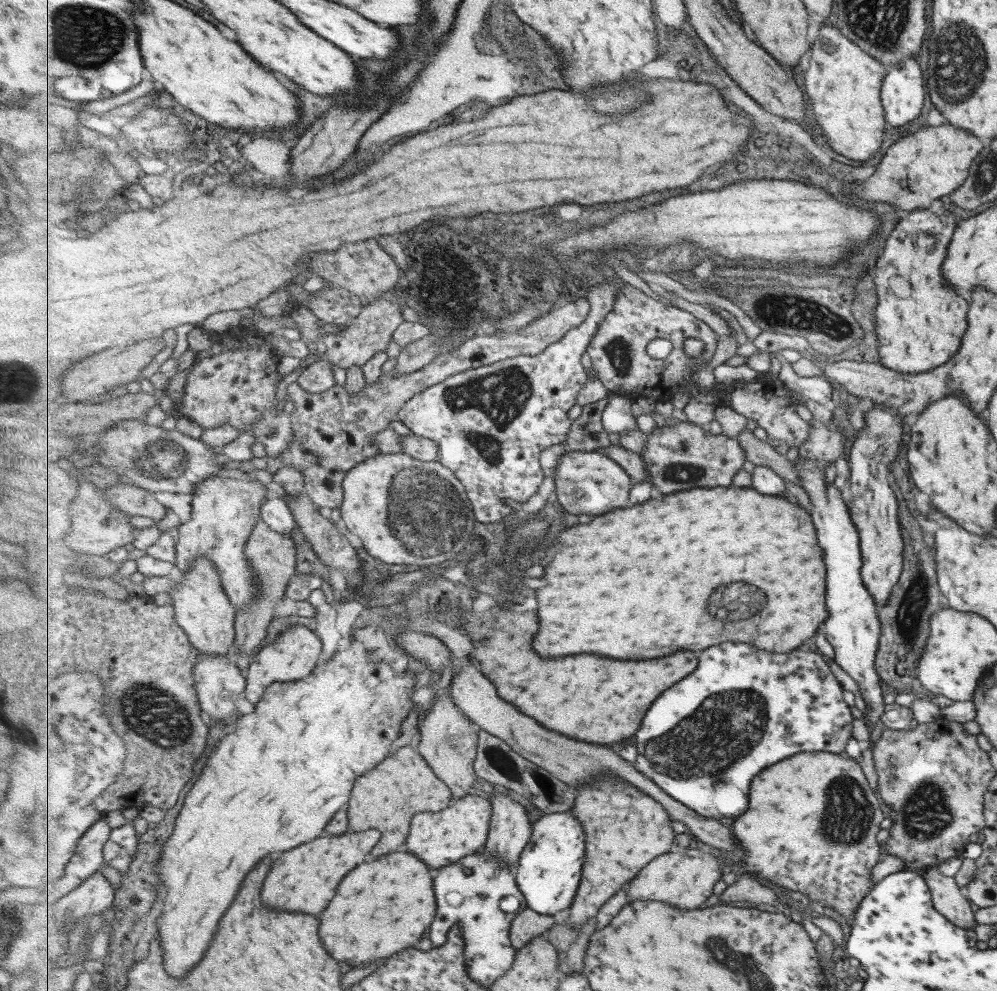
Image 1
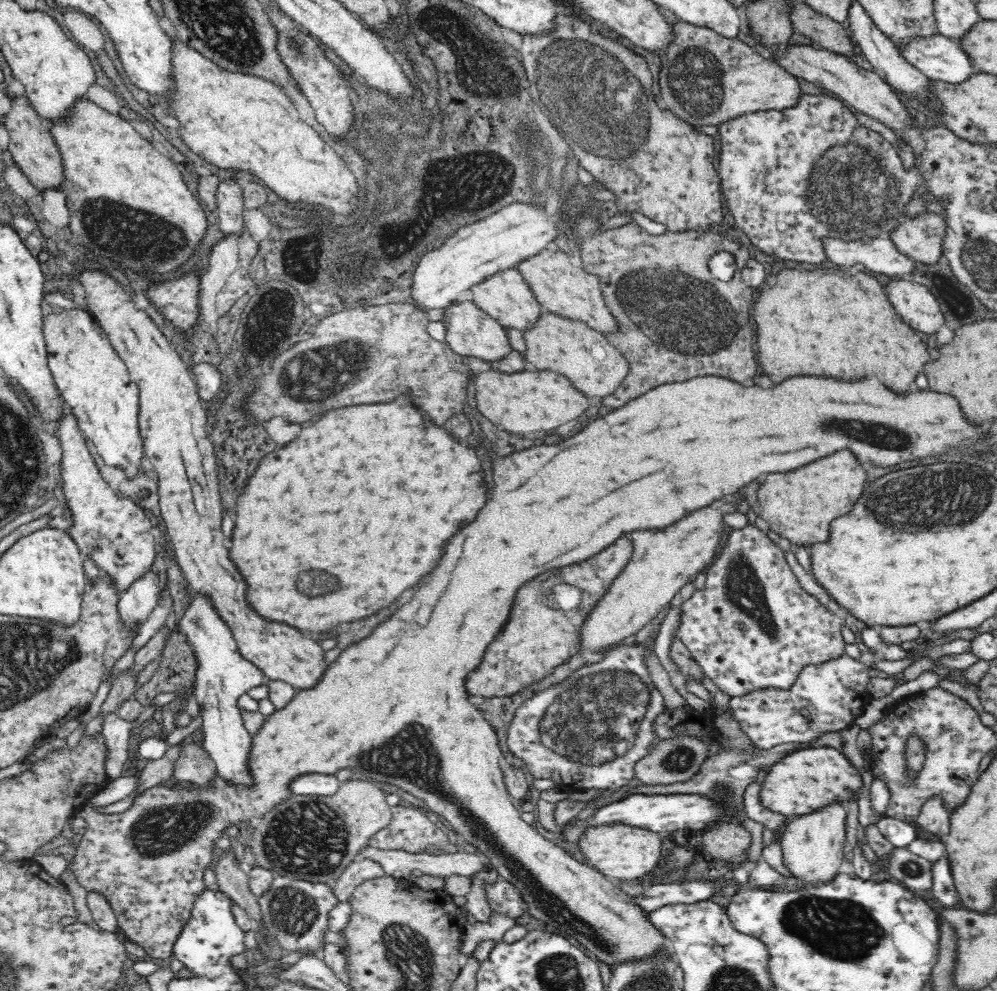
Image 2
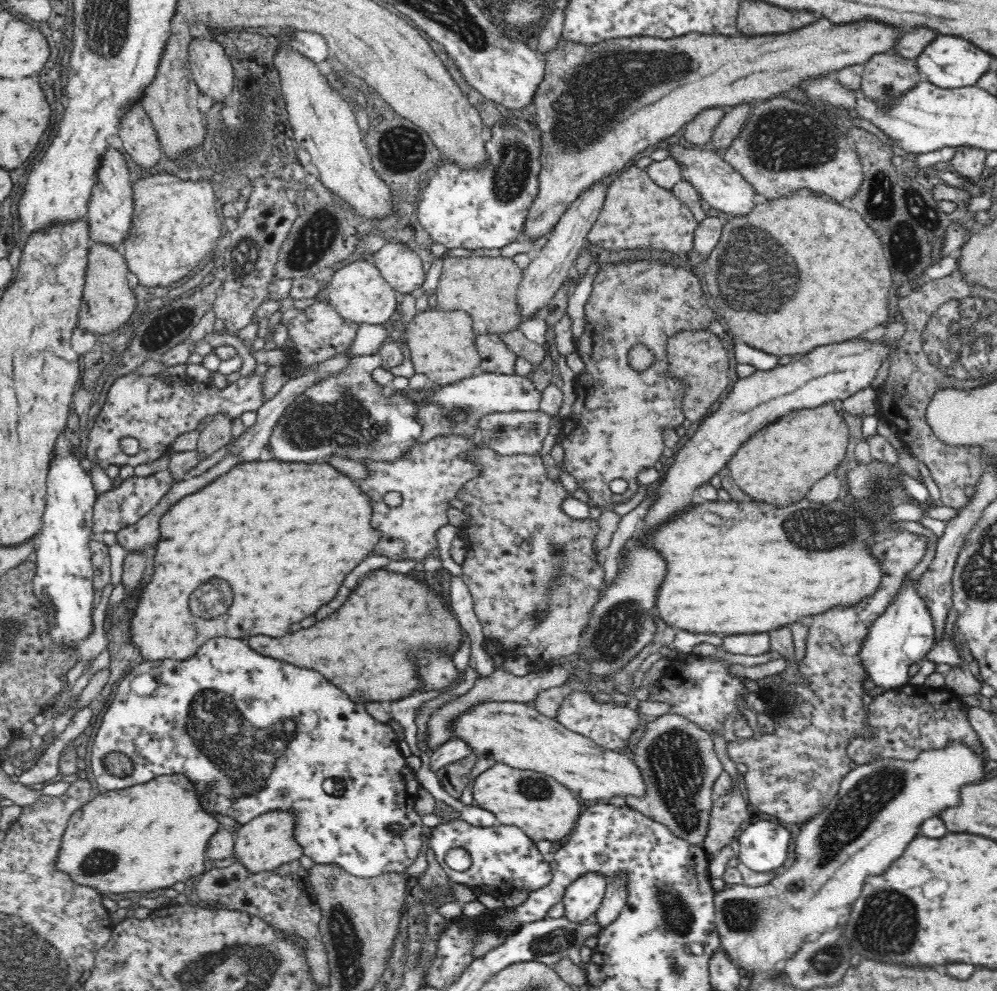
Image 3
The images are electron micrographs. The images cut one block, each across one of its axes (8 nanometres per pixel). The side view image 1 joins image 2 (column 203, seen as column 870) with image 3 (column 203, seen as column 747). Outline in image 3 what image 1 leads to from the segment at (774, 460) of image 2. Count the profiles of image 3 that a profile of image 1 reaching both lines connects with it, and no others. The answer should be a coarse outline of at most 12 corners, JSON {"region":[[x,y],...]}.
{"region":[[184,776],[102,791],[54,864],[102,896],[204,872],[220,826]]}

